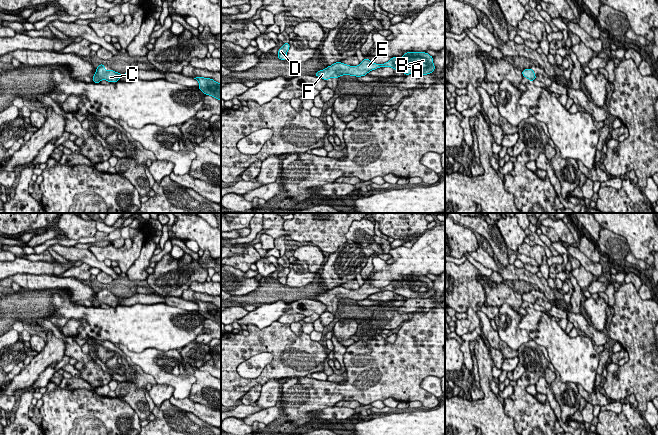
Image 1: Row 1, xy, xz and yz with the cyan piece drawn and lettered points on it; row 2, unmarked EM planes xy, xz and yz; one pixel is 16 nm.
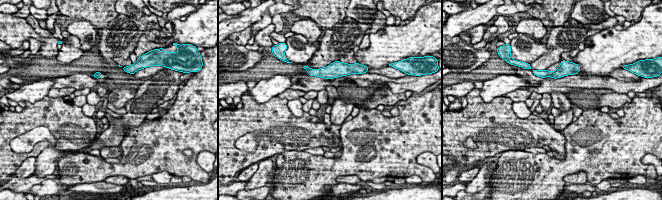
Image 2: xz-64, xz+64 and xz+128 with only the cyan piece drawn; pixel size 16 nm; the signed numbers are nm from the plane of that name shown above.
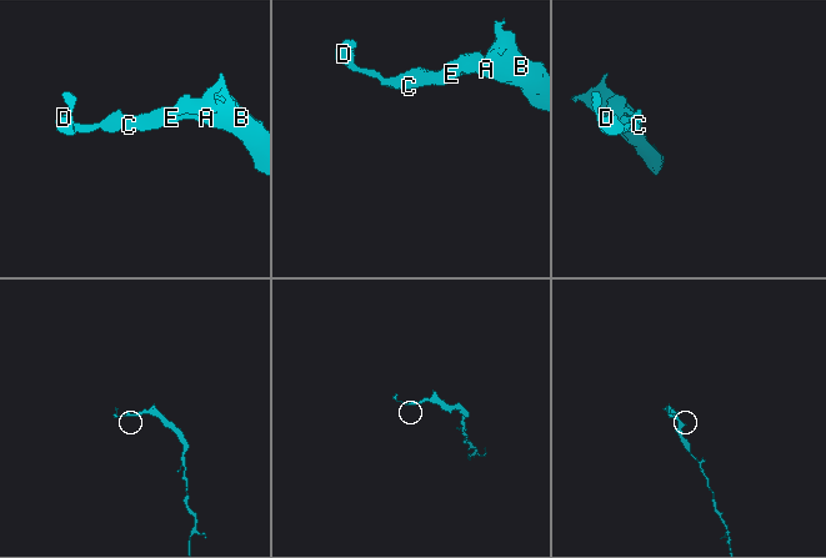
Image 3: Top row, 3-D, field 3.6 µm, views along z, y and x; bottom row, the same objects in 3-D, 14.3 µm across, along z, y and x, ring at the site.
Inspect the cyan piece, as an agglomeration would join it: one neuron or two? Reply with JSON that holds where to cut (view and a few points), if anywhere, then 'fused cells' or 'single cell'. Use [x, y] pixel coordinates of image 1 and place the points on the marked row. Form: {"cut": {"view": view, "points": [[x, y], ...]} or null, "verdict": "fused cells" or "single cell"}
{"cut": null, "verdict": "single cell"}

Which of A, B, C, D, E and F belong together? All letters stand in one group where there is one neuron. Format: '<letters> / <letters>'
A B C D E F

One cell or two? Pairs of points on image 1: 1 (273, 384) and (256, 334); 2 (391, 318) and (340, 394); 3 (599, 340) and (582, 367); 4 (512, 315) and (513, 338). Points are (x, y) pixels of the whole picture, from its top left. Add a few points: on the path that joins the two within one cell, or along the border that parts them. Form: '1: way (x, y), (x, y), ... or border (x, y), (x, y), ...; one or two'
1: border (284, 378), (270, 378), (262, 385); two
2: border (377, 332), (374, 334); two
3: border (584, 334), (591, 340); two
4: way (512, 321), (512, 332); one

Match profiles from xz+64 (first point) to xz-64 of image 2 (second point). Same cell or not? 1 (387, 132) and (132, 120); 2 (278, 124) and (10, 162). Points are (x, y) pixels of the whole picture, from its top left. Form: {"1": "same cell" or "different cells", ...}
{"1": "different cells", "2": "same cell"}

